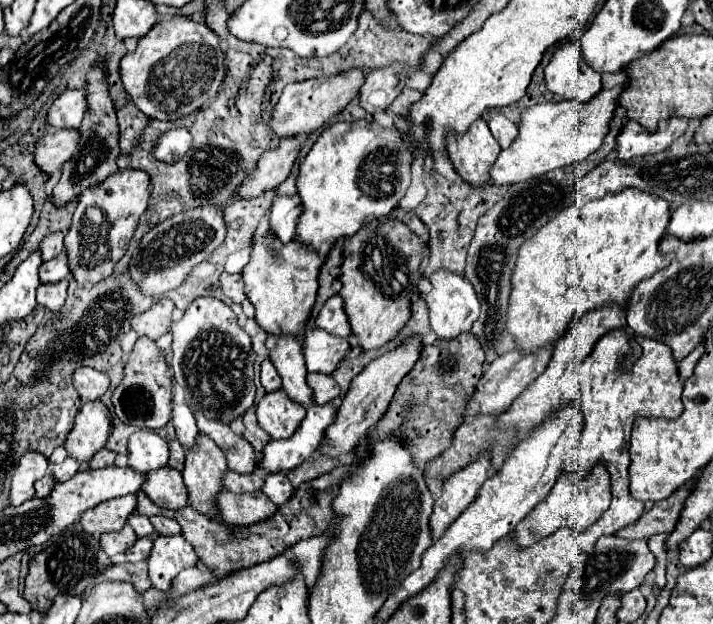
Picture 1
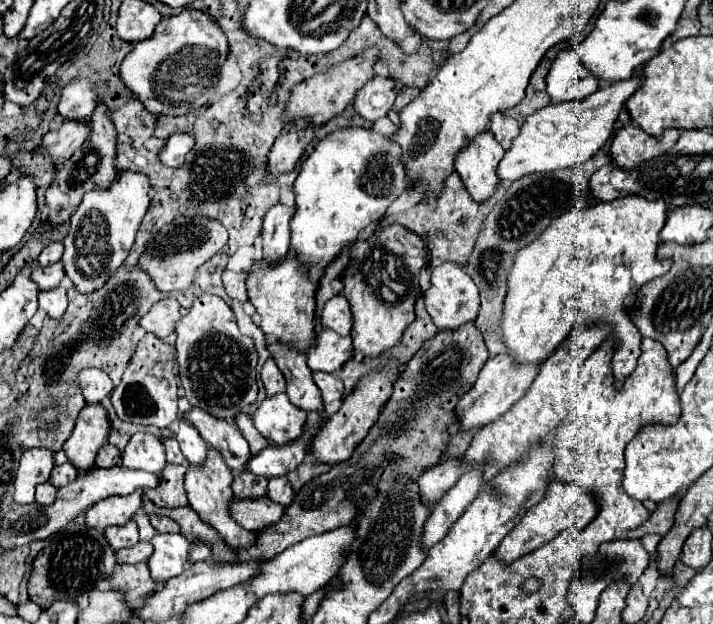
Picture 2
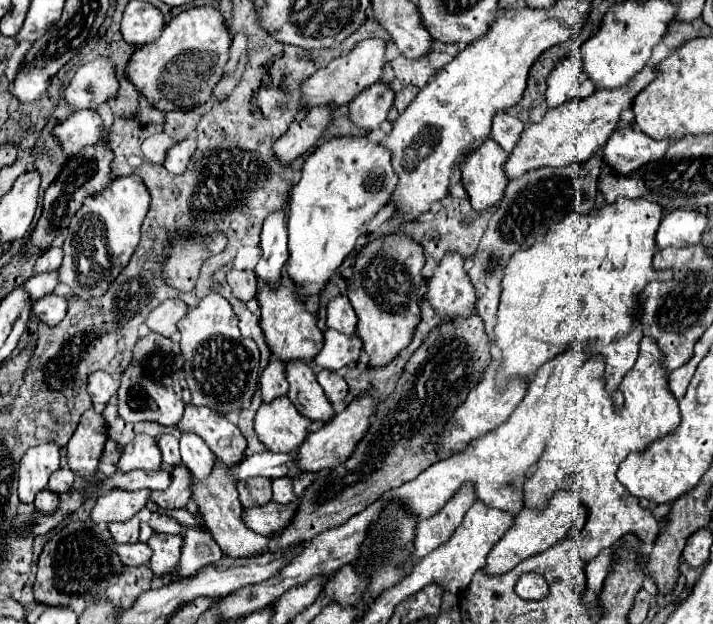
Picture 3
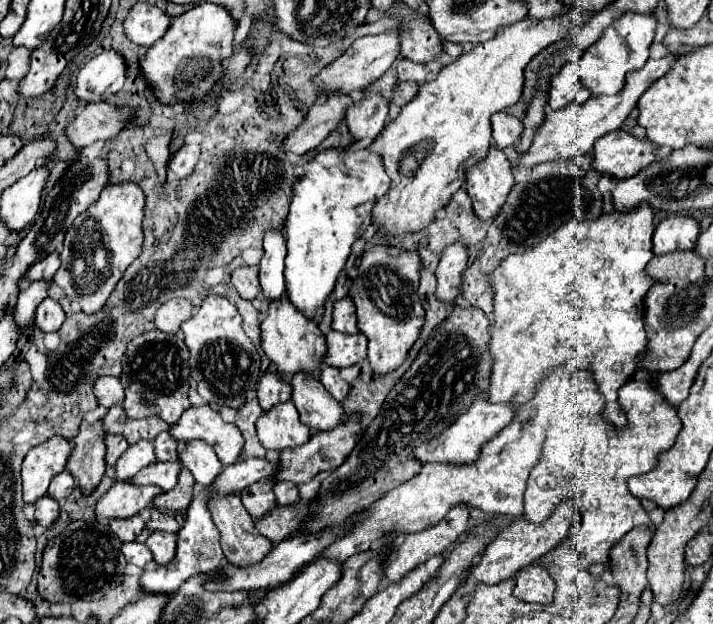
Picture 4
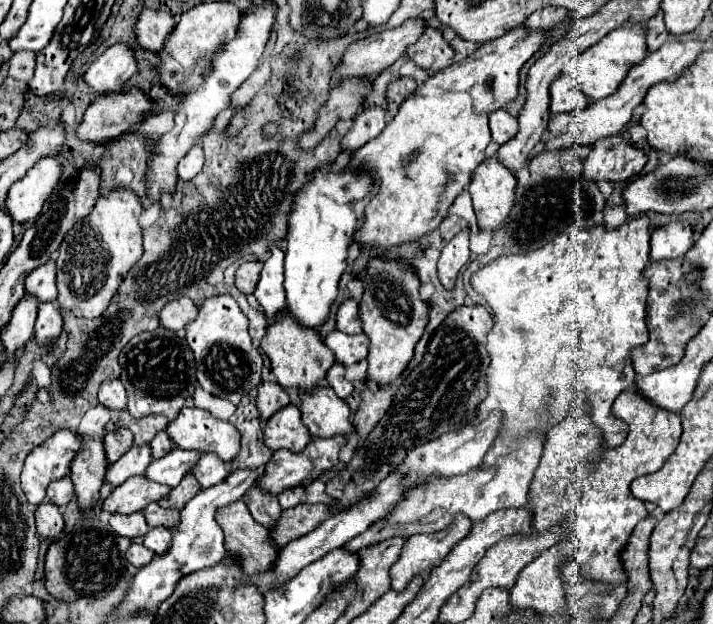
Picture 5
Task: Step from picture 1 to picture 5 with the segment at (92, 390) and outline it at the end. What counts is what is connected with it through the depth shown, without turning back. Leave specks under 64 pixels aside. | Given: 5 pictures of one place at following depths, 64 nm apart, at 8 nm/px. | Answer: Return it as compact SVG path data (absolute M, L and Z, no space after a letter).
M104 380L98 390L98 402L110 410L126 408L126 390L120 380Z

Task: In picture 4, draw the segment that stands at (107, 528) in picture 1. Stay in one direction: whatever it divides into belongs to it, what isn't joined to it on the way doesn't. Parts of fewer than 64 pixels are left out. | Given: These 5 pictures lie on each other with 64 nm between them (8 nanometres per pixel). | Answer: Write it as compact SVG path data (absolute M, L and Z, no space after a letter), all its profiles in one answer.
M114 482L112 488L98 500L96 504L96 520L112 520L112 518L130 518L146 508L156 494L162 490L156 486L134 486L124 482Z

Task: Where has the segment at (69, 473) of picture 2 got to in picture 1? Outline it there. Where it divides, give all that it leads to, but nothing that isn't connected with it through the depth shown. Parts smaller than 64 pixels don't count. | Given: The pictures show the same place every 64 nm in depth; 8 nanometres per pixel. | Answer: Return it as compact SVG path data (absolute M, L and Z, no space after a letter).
M68 456L64 462L52 466L52 476L54 476L58 482L64 482L64 480L70 480L78 470L80 470L80 464Z

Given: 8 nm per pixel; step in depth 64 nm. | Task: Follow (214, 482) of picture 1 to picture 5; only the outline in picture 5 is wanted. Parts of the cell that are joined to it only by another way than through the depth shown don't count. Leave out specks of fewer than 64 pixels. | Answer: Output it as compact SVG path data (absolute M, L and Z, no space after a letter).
M236 500L236 502L226 504L224 508L220 508L220 512L216 512L216 520L218 520L218 524L220 524L222 532L224 532L226 552L240 560L240 566L244 568L244 572L248 576L256 576L256 574L260 574L260 572L270 568L270 564L278 556L278 546L268 536L268 530L260 528L260 524L256 524L256 520L252 520L244 500Z

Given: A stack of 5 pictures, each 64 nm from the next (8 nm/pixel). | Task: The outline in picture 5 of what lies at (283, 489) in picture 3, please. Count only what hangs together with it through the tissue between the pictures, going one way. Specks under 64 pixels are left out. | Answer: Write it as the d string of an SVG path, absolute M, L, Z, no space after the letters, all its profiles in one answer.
M294 486L294 488L286 488L284 492L278 494L278 500L280 500L280 506L284 510L288 508L294 508L296 504L300 504L304 498L304 488L302 486Z

